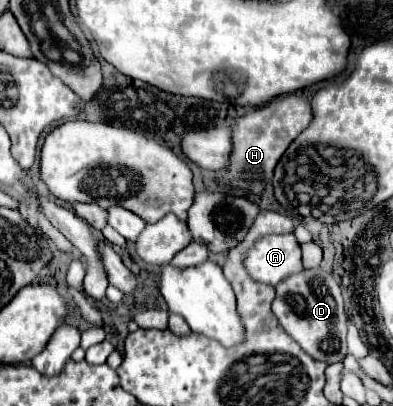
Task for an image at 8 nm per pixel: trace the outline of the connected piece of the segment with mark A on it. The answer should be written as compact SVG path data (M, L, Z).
M293 233L263 235L245 251L243 265L251 279L277 287L277 283L303 271L301 247Z

